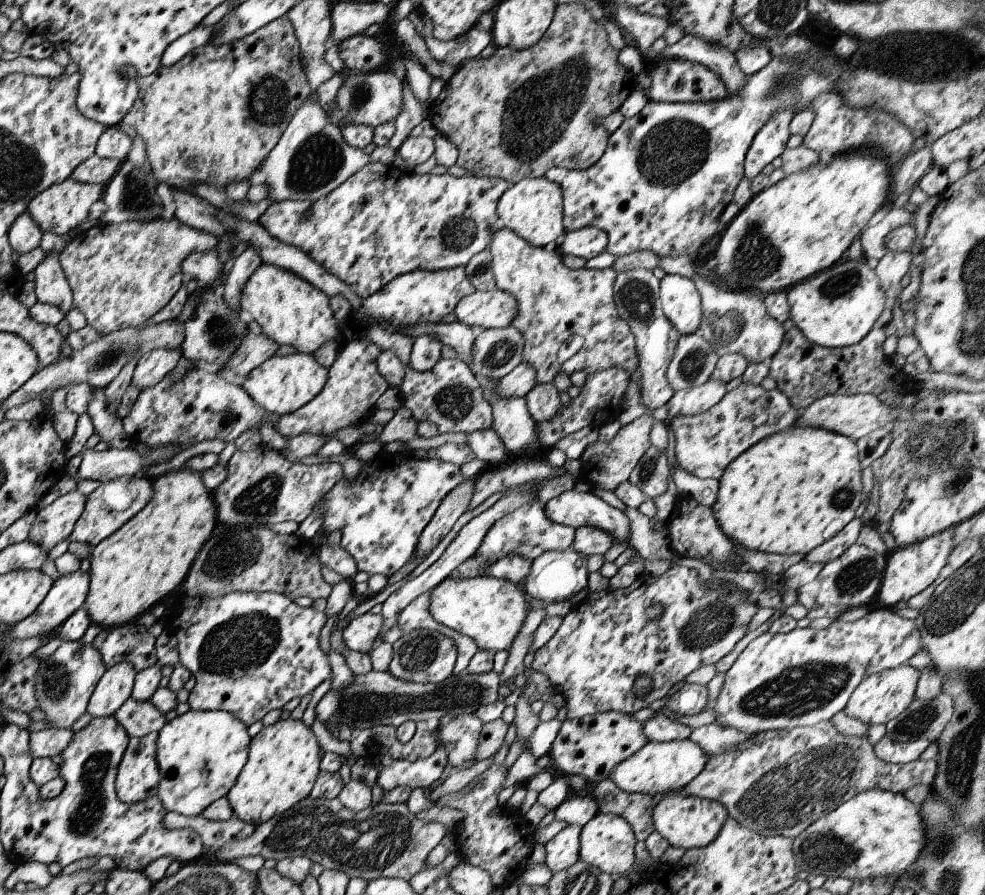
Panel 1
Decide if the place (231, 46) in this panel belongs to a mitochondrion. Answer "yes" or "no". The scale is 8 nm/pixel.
no

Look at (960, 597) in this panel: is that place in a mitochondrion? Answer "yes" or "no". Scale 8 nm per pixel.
yes

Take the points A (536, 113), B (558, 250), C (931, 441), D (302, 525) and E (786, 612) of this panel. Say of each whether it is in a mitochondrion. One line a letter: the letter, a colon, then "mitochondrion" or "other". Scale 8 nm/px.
A: mitochondrion
B: other
C: mitochondrion
D: other
E: other

